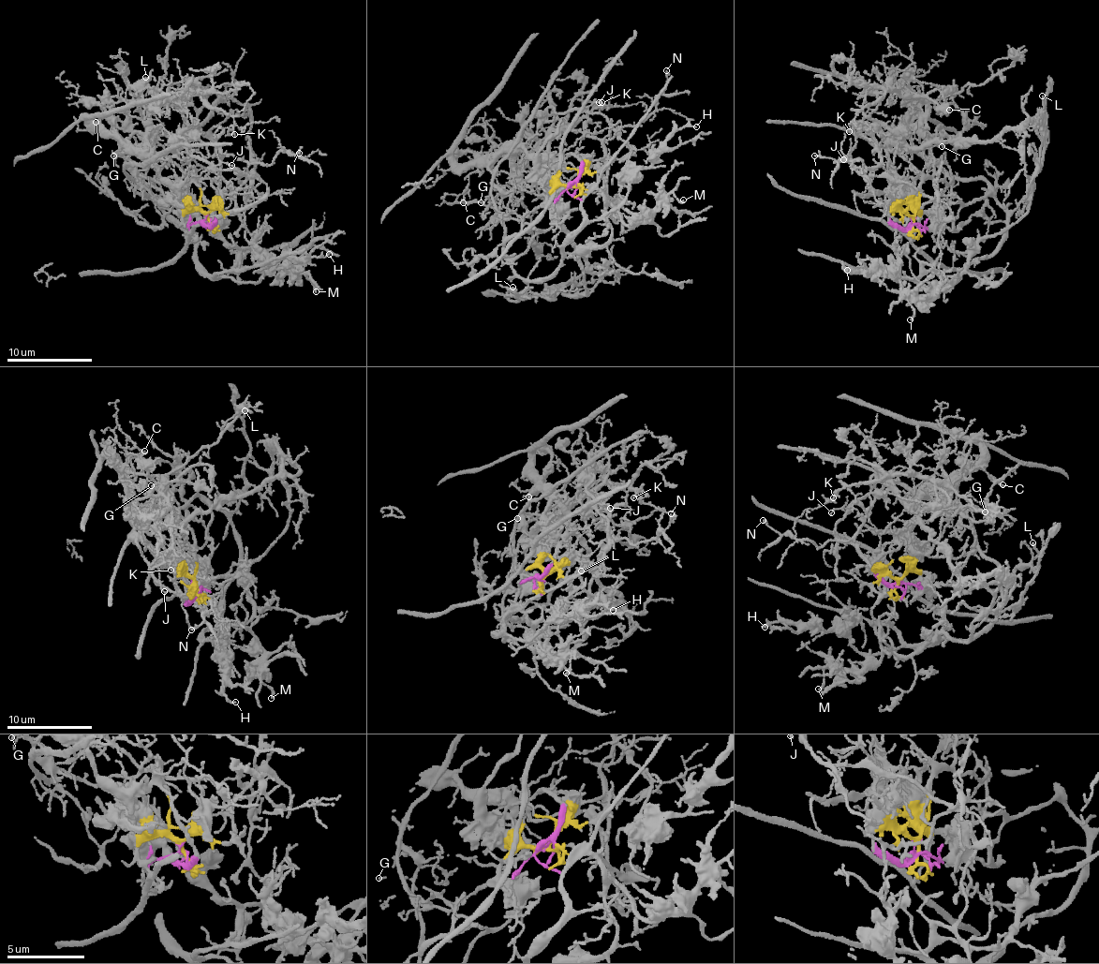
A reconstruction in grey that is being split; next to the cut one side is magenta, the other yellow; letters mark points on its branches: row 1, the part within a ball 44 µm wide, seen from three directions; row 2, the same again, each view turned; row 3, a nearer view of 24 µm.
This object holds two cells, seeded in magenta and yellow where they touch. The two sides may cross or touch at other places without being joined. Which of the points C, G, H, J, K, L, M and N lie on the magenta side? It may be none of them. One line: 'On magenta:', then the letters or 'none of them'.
On magenta: C, J, K, N

